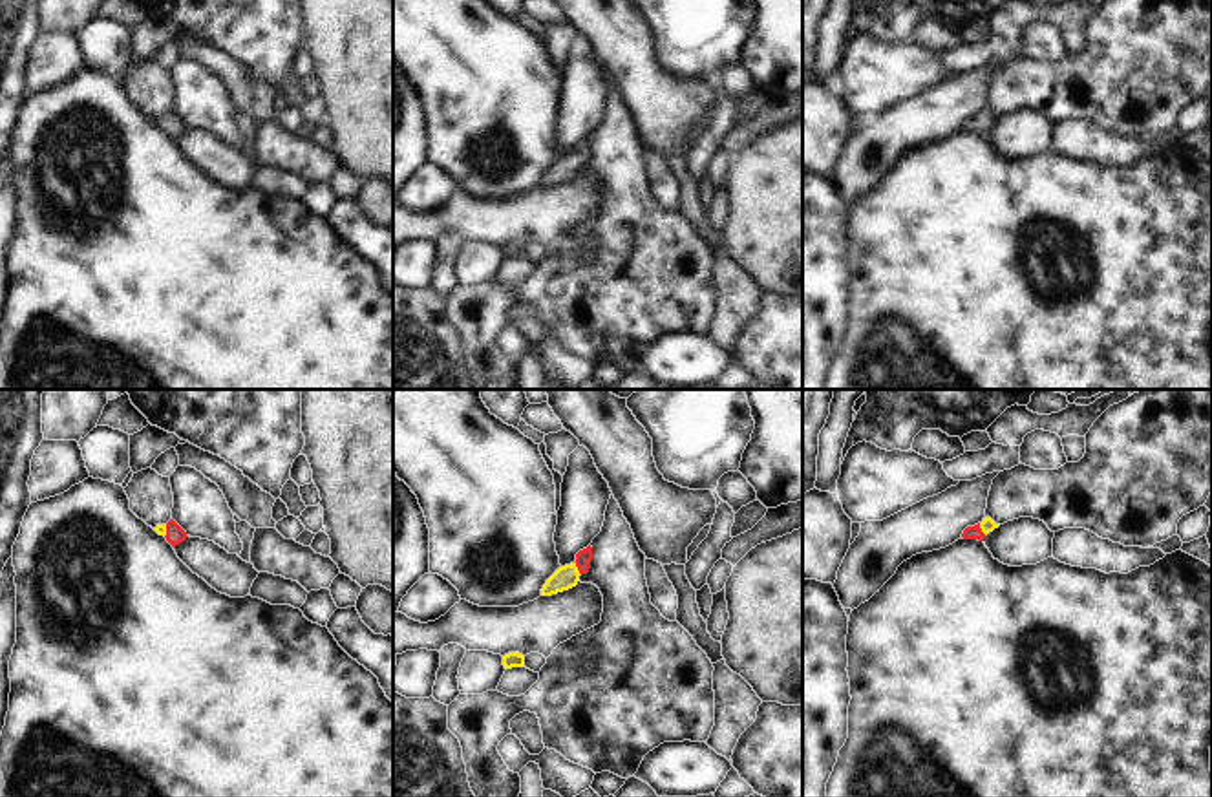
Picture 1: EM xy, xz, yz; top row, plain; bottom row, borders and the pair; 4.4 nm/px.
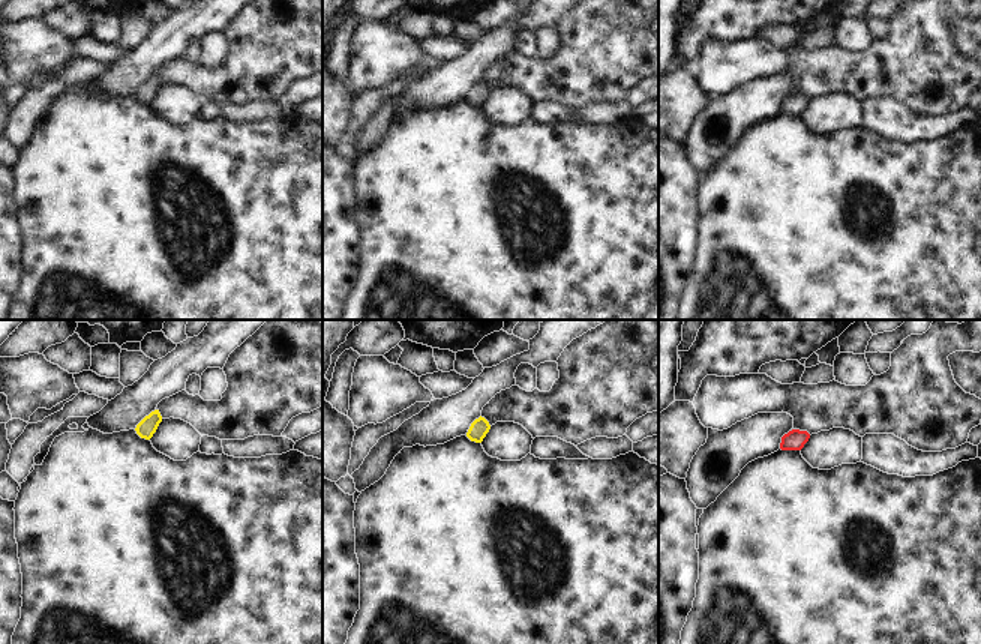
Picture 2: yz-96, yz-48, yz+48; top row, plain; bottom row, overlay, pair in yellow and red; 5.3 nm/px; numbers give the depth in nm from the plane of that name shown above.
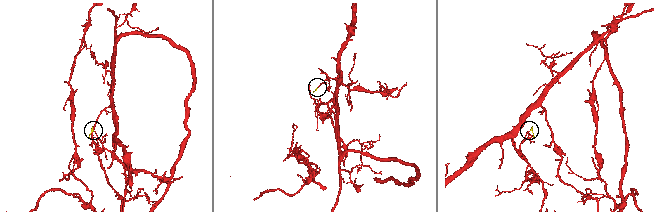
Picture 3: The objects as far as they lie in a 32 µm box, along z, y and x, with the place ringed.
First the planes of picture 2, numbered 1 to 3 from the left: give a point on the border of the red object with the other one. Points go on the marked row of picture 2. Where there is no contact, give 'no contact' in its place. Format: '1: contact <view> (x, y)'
1: no contact
2: no contact
3: no contact

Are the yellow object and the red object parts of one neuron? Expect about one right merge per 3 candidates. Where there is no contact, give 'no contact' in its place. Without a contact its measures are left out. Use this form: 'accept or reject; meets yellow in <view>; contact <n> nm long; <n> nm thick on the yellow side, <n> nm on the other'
accept; meets yellow in yz; contact 70 nm long; 70 nm thick on the yellow side, 60 nm on the other

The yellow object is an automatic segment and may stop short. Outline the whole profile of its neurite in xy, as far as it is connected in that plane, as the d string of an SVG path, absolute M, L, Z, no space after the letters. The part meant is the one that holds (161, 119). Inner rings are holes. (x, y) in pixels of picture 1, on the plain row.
M170 110L166 115L157 115L154 121L159 126L165 126L172 137L183 133L188 128L186 122L174 110Z

